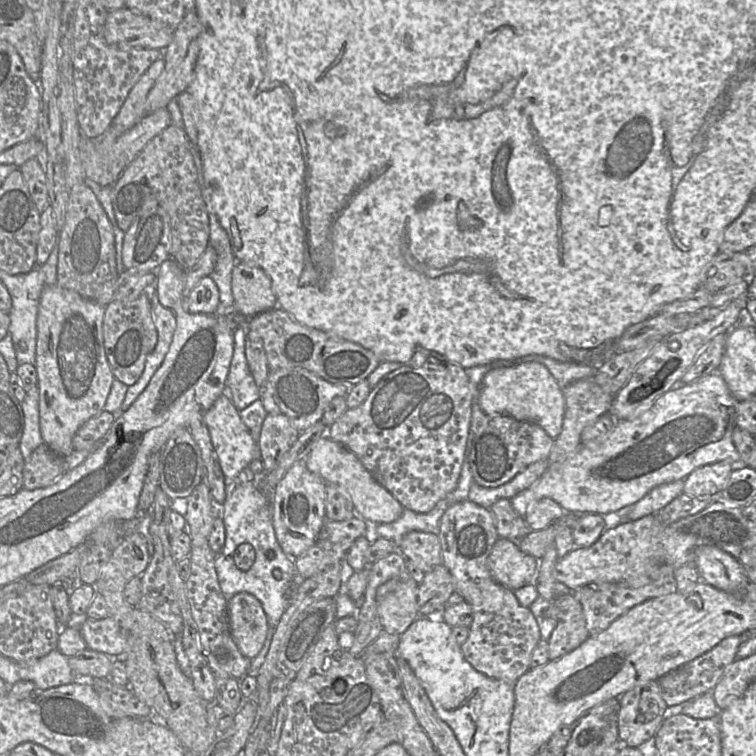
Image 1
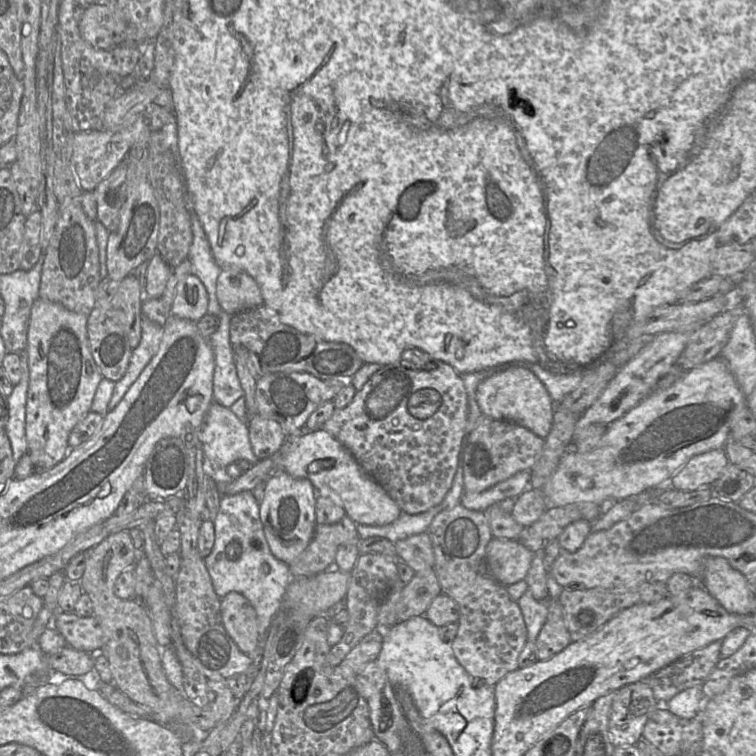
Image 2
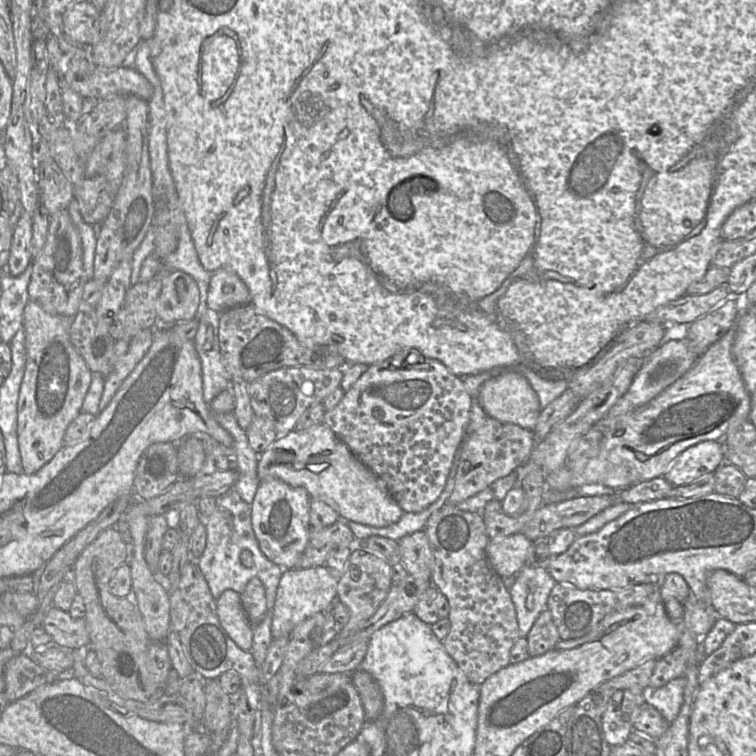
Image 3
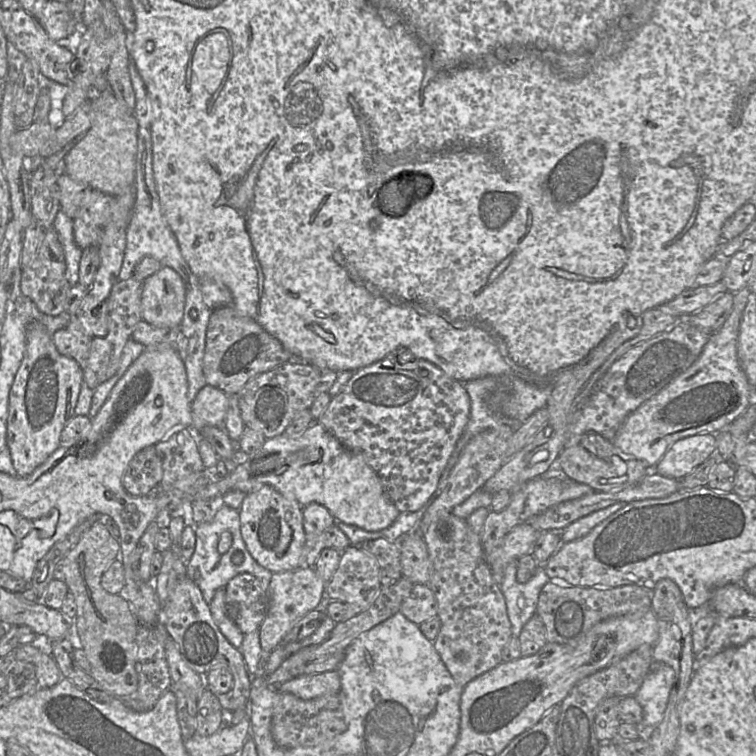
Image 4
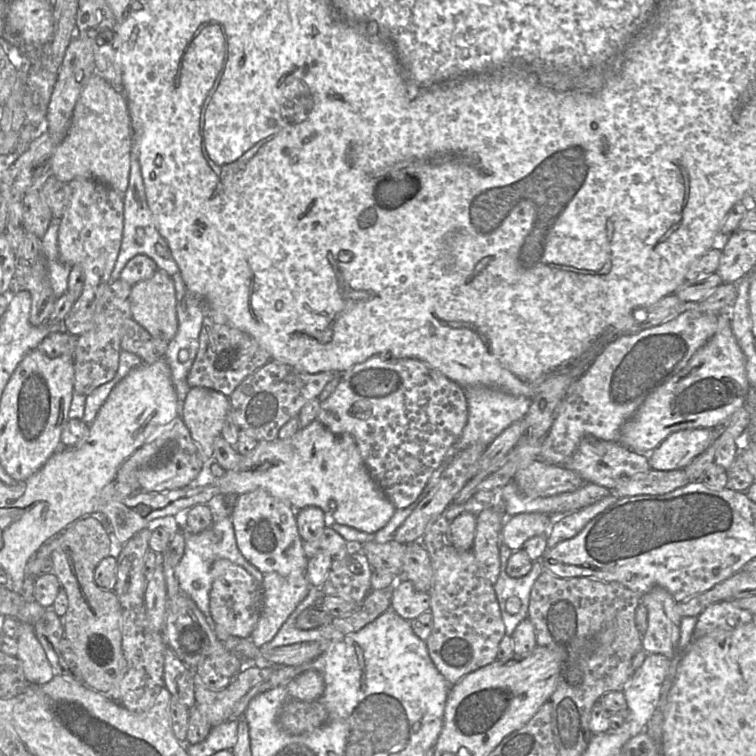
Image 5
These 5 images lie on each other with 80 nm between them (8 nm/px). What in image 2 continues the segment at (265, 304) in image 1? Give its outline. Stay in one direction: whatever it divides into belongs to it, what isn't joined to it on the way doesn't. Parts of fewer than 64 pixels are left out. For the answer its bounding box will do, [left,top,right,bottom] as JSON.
[217,267,264,315]

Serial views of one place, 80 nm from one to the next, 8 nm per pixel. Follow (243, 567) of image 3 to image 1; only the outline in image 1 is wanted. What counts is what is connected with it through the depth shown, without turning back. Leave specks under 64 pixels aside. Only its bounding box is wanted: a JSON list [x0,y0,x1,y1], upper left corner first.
[215,472,299,628]

